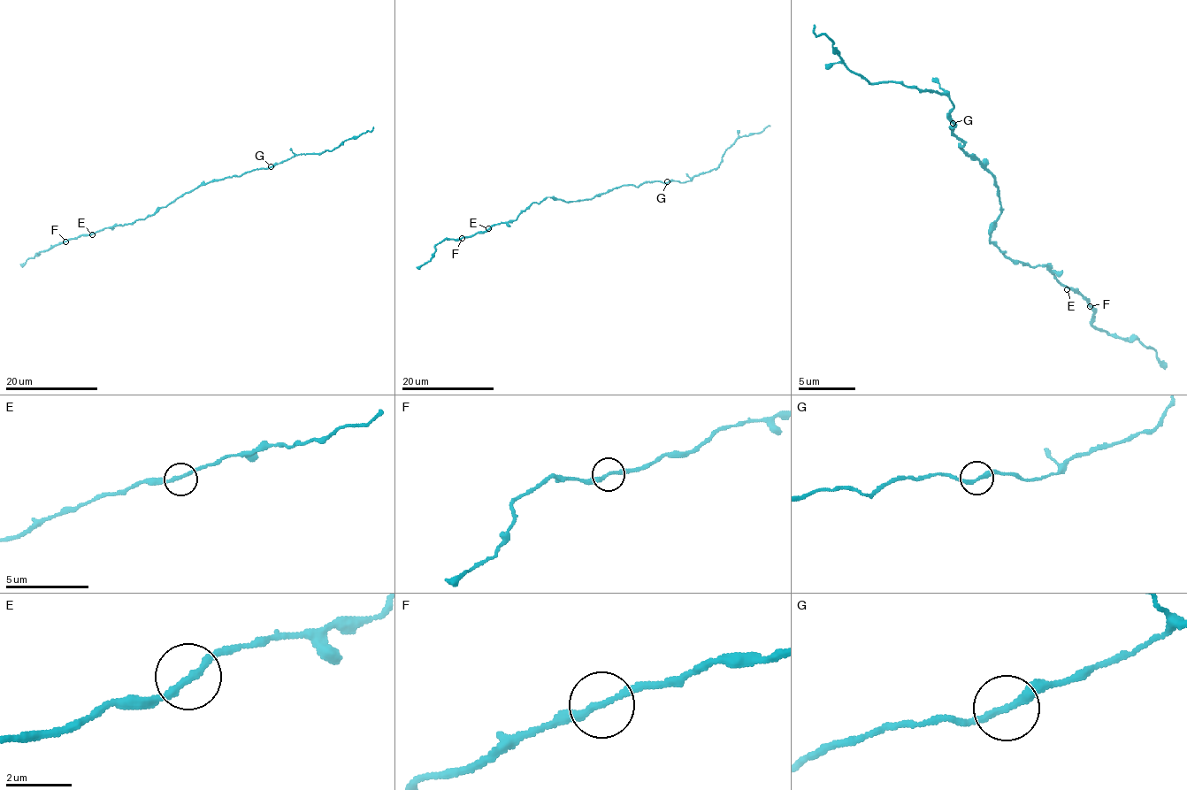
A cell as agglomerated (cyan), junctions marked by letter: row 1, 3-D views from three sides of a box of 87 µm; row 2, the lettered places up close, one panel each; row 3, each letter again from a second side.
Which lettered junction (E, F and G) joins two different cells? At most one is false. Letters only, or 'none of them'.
G

